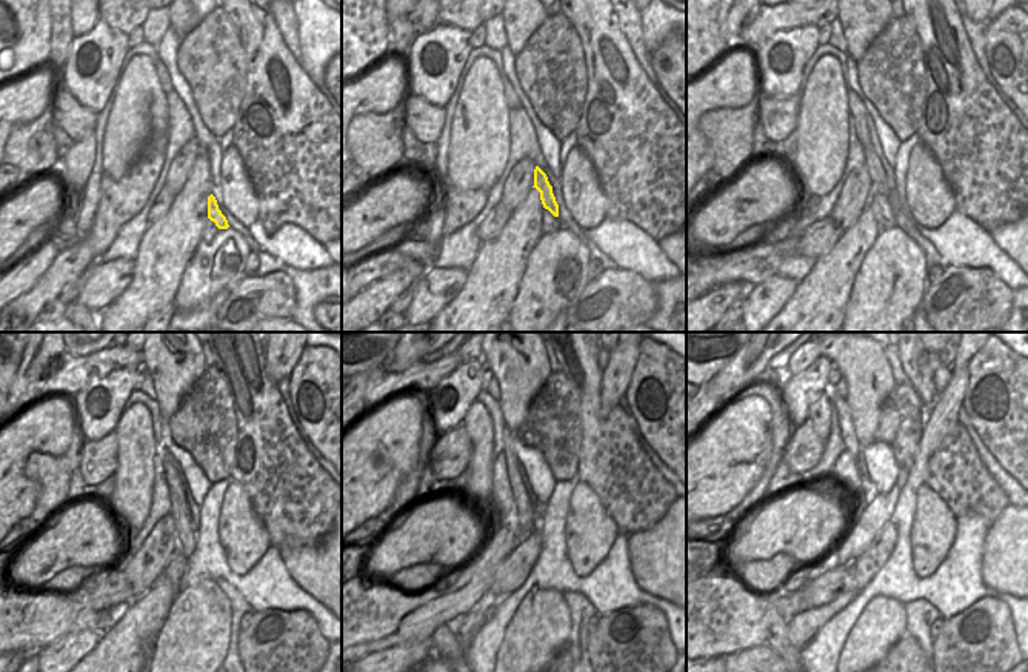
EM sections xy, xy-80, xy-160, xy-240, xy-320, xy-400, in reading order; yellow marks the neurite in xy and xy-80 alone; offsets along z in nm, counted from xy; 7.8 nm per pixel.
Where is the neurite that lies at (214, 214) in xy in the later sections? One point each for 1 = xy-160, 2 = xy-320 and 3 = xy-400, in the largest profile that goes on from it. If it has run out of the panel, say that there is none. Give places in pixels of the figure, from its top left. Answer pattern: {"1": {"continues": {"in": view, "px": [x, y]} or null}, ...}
{"1": {"continues": {"in": "xy-160", "px": [876, 171]}}, "2": {"continues": {"in": "xy-320", "px": [517, 479]}}, "3": {"continues": {"in": "xy-400", "px": [848, 432]}}}

